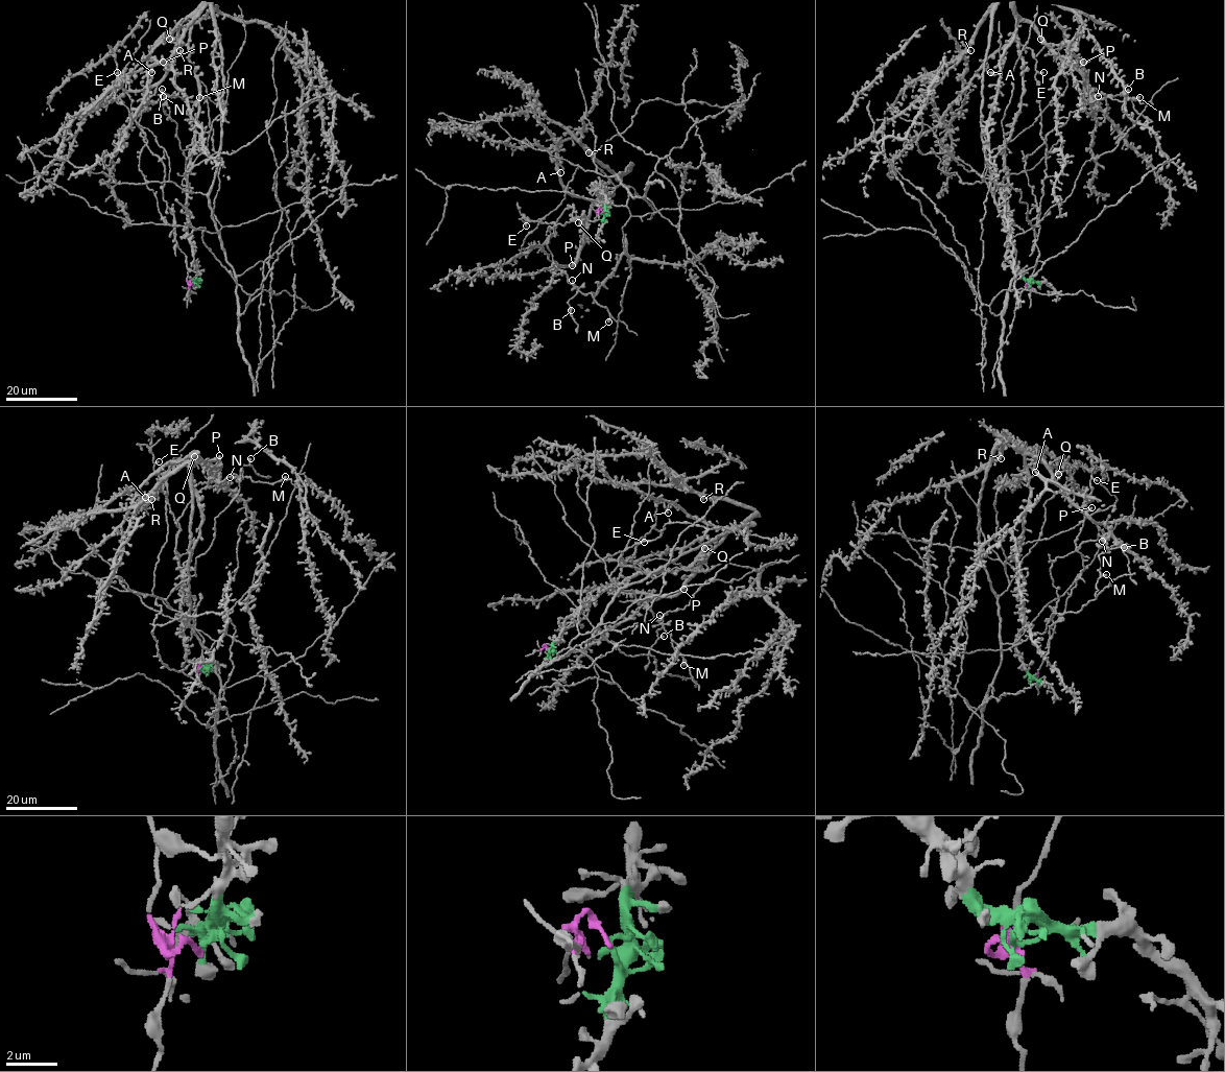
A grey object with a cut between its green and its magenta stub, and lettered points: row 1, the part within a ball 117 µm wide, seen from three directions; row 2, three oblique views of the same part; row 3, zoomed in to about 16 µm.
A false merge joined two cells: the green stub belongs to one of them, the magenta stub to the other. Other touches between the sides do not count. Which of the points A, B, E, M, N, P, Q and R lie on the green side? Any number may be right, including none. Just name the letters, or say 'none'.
A, P, Q, R

